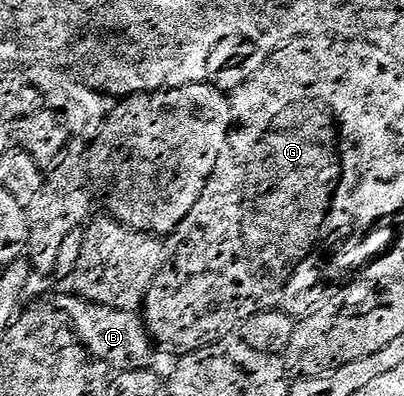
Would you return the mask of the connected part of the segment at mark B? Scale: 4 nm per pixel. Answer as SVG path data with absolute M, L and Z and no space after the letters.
M67 293L58 295L53 300L51 309L68 323L89 359L97 358L98 361L113 366L113 371L116 372L142 370L149 365L154 344L139 313L88 302L75 293Z

